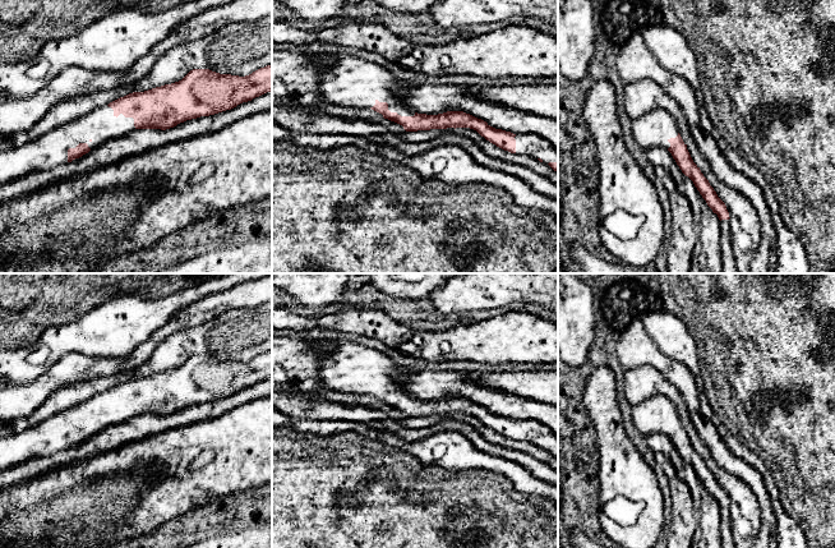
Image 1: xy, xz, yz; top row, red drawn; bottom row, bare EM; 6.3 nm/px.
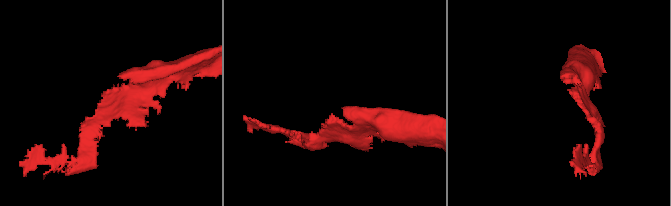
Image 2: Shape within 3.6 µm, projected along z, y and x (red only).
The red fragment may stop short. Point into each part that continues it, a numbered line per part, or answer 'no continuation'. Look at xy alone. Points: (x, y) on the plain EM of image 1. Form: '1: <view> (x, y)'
1: xy (50, 437)

